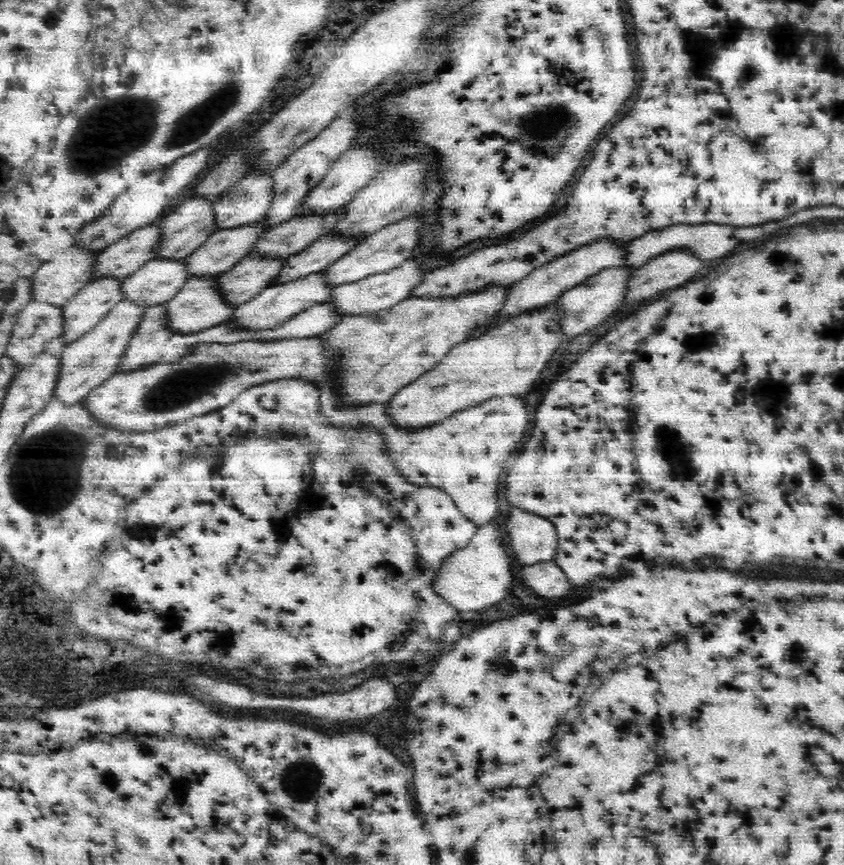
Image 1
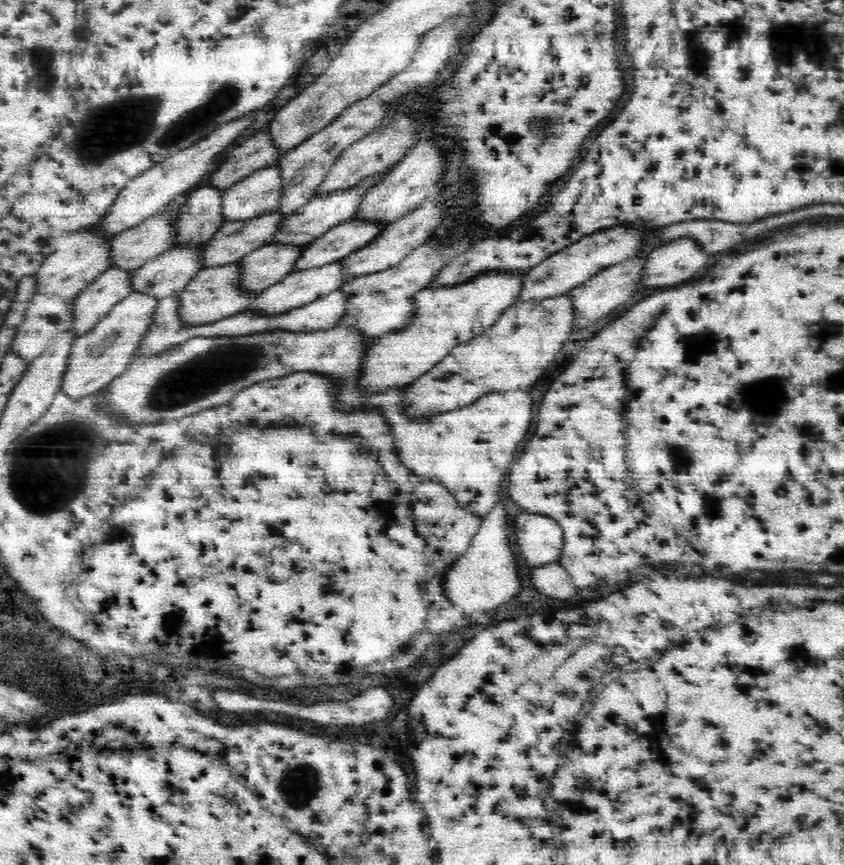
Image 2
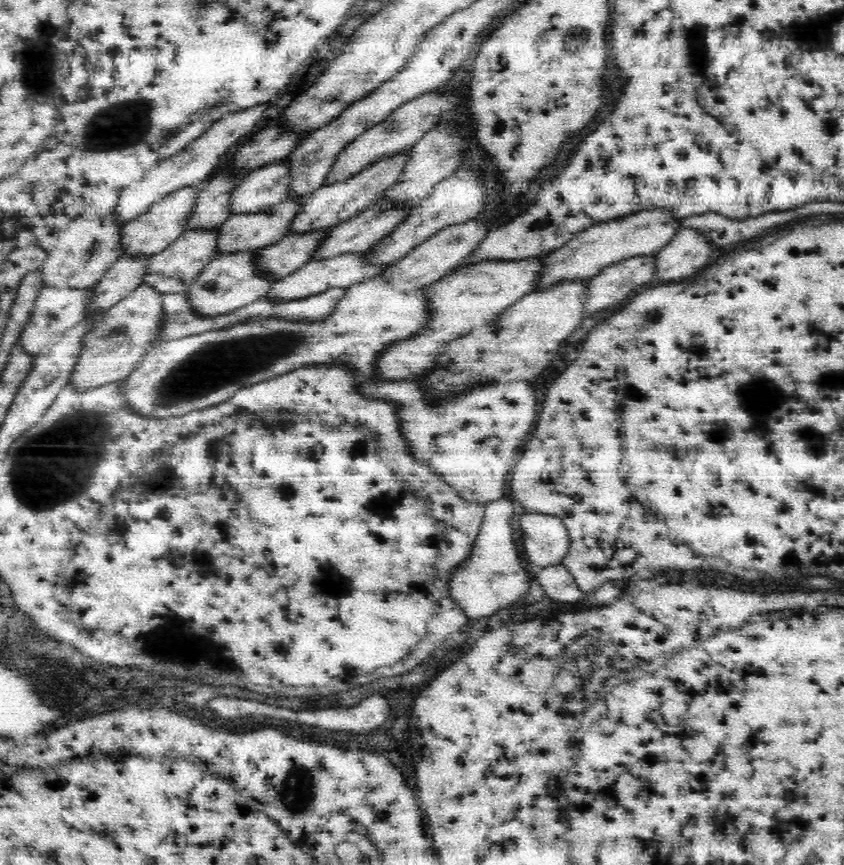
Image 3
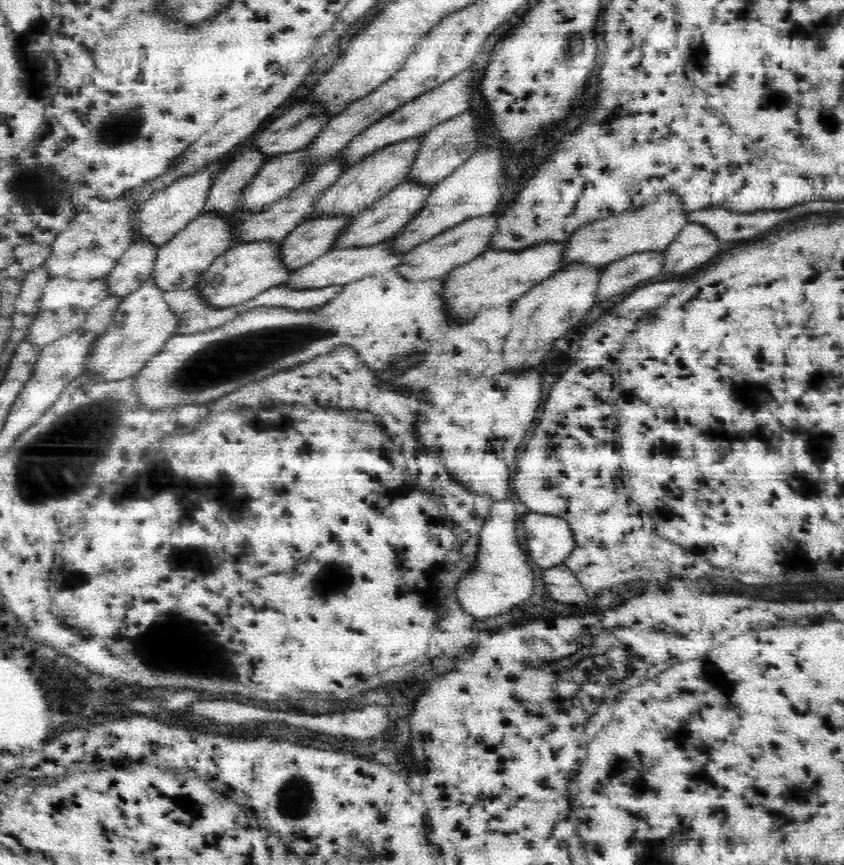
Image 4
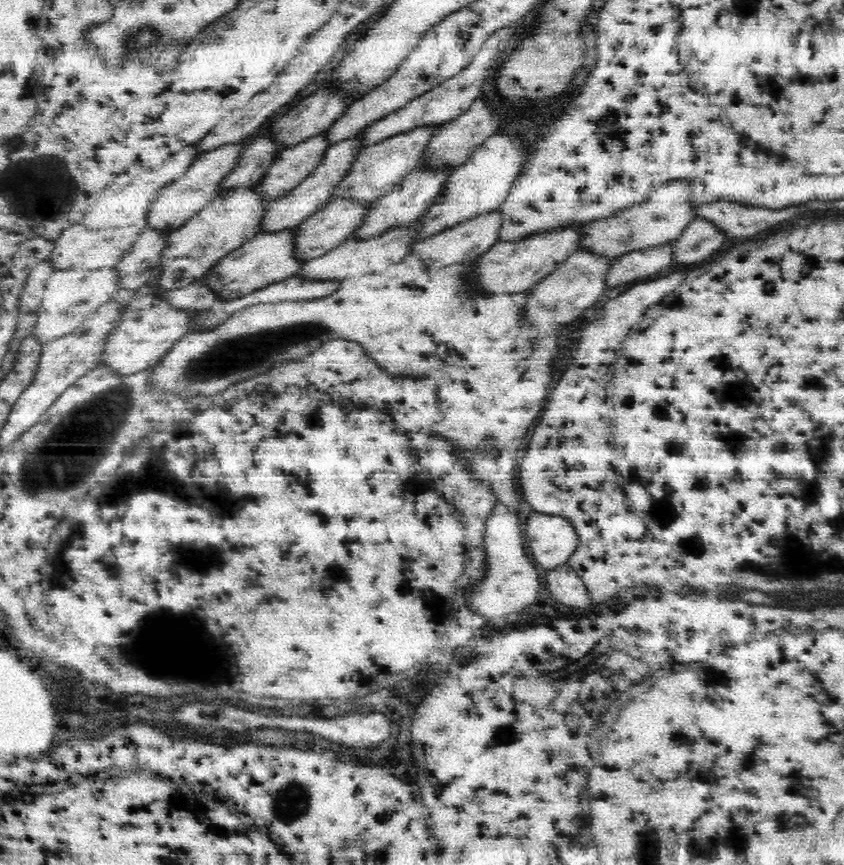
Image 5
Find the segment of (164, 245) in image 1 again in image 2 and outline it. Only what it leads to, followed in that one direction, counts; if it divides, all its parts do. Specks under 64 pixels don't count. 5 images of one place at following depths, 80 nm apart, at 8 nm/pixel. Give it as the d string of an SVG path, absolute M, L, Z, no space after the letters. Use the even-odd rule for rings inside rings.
M214 185L193 188L174 218L174 245L206 243L225 223L222 189Z

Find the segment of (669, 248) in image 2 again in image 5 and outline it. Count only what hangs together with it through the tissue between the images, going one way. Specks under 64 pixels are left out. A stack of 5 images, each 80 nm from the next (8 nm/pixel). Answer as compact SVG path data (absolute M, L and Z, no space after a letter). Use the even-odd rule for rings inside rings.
M695 218L688 224L680 238L672 243L674 263L686 266L700 264L702 260L710 258L716 250L720 249L725 237L714 224Z

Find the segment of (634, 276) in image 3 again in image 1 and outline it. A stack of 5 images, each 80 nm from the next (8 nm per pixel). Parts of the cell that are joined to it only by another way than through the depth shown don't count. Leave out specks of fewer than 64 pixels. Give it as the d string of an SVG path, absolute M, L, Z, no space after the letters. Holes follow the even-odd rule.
M628 265L606 268L597 272L595 276L588 277L584 283L564 292L554 302L558 305L558 321L564 336L575 337L585 334L620 310L624 306L624 294L628 290L628 280L633 276L634 269L636 268Z

